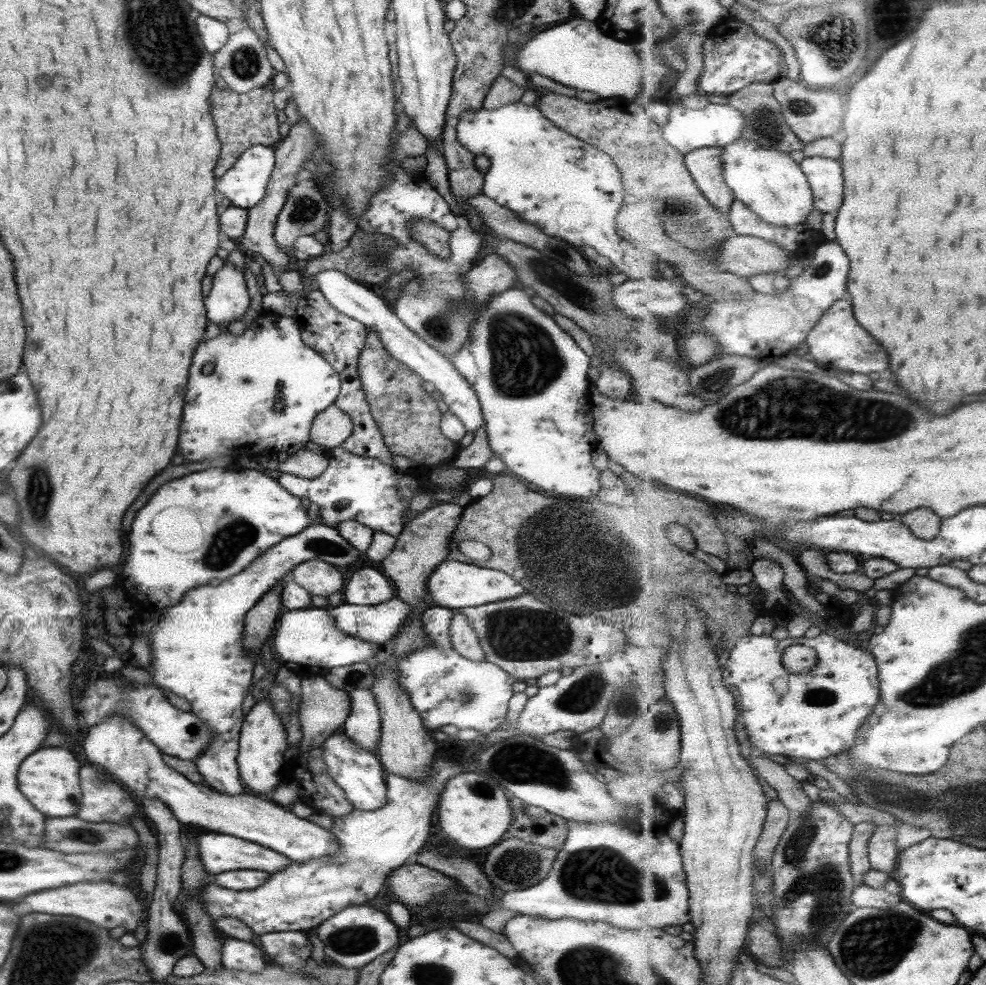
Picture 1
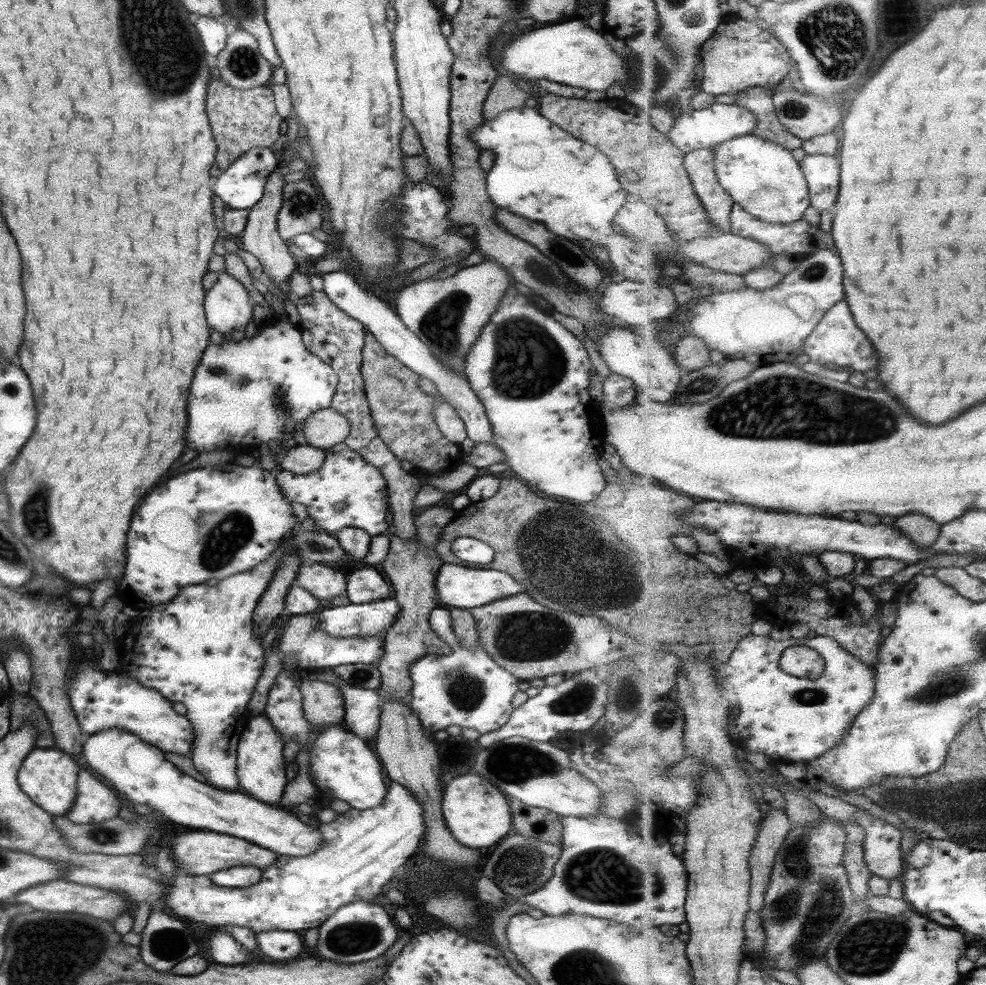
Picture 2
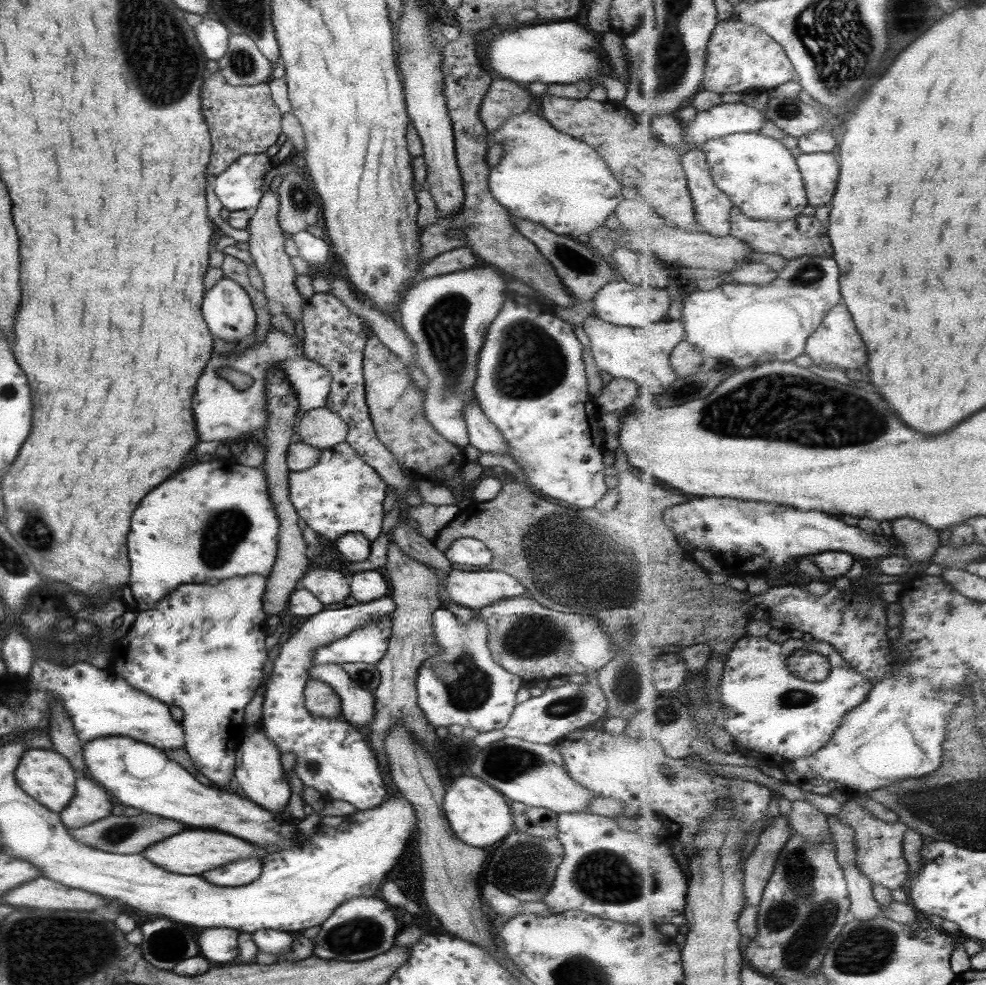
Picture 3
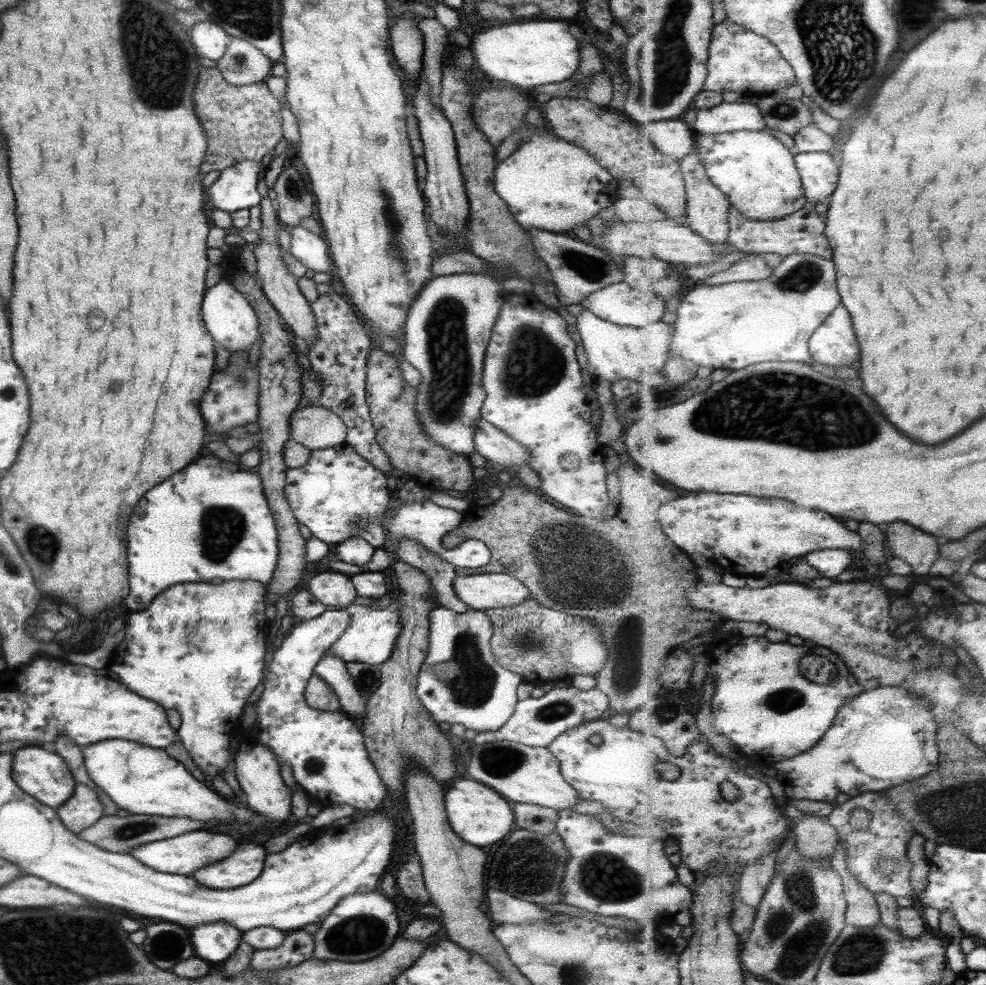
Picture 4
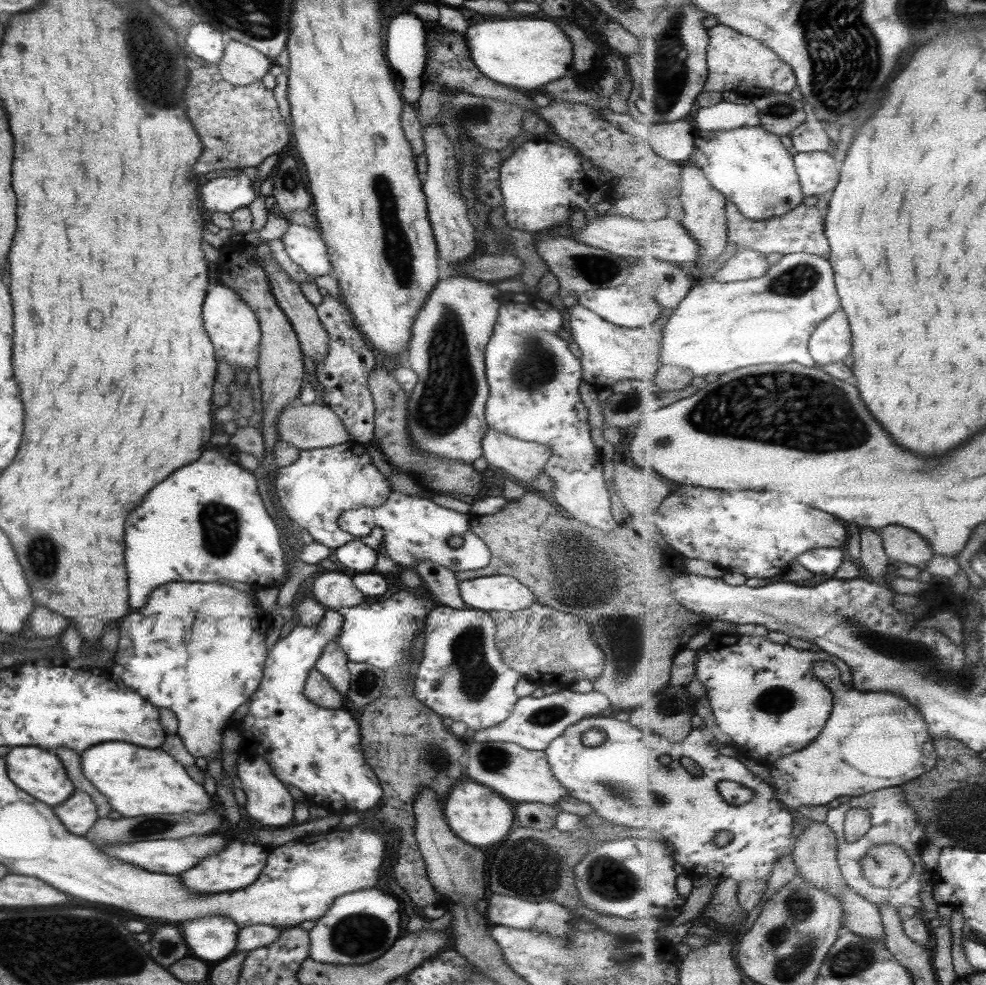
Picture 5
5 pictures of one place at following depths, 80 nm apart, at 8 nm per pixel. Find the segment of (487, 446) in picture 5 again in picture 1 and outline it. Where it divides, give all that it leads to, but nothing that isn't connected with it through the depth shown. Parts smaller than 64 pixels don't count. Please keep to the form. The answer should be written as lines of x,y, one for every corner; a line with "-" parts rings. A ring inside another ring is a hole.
333,269
322,270
314,274
312,278
315,279
317,290
325,297
326,302
331,307
349,319
355,319
363,323
369,331
379,337
385,350
395,360
408,366
425,382
431,383
435,390
441,393
443,409
451,415
455,415
467,432
474,433
477,432
477,428
485,426
476,394
467,384
467,381
455,370
450,359
429,346
416,334
413,334
385,305
385,302
378,296
373,287
351,280
343,272

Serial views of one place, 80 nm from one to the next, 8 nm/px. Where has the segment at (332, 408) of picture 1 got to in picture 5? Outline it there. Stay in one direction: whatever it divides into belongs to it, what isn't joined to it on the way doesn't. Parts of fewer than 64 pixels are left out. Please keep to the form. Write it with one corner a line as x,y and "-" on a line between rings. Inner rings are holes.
294,403
286,406
285,409
277,415
275,430
277,430
277,438
280,438
281,442
287,442
289,446
302,450
323,449
336,446
348,441
349,438
345,427
343,427
337,415
335,415
327,405
317,405
315,403
309,405

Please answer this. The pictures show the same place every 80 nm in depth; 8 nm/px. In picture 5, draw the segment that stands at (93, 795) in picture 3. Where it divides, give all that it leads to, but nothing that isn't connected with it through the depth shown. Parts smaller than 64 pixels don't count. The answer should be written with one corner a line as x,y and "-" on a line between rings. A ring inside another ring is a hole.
75,790
71,798
52,808
65,830
77,836
83,836
97,820
91,798
81,790

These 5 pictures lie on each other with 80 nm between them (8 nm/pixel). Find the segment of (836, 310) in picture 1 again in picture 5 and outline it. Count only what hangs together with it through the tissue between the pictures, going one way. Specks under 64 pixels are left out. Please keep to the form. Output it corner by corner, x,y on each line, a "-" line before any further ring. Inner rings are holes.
843,310
826,318
810,338
810,351
817,364
841,362
853,352
853,336
849,318

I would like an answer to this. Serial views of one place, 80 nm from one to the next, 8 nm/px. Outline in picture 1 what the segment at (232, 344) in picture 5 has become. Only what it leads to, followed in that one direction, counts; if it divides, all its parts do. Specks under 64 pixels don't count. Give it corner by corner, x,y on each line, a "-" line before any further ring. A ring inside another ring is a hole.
224,260
211,280
213,288
205,298
207,320
218,325
220,322
229,324
240,319
249,304
243,270

